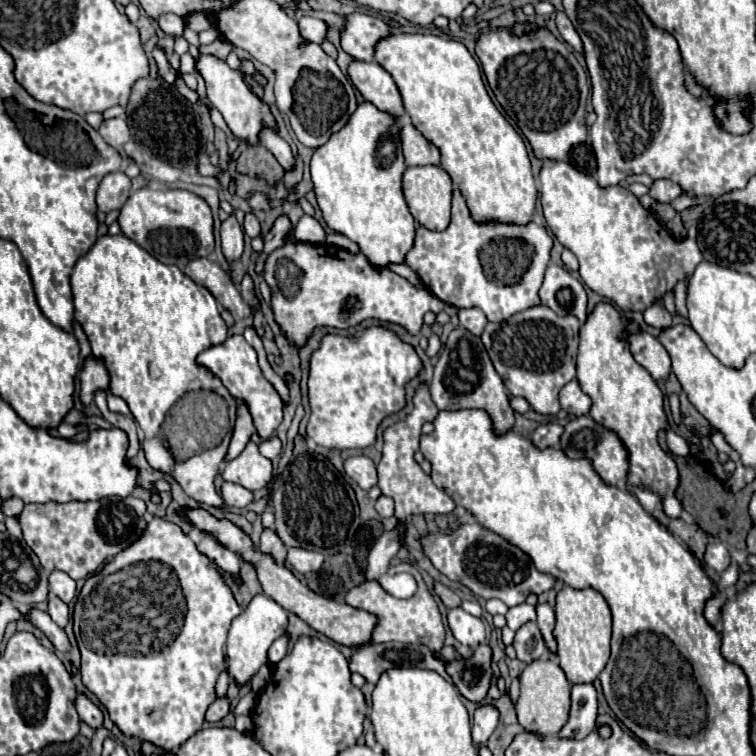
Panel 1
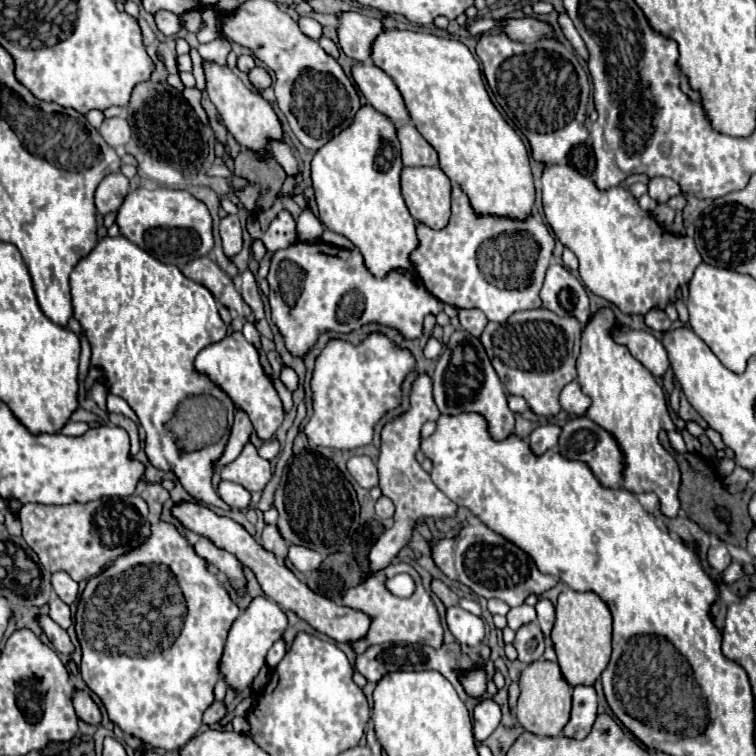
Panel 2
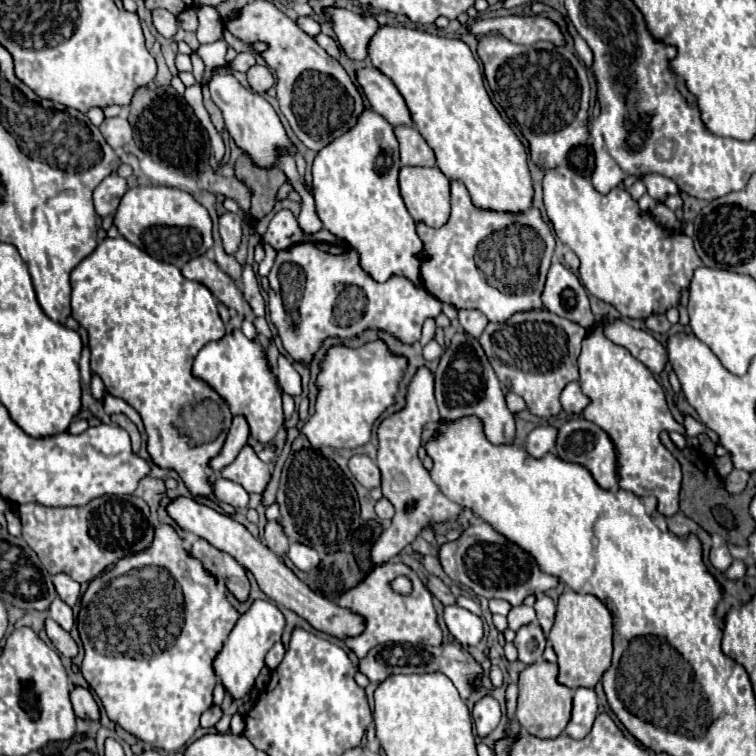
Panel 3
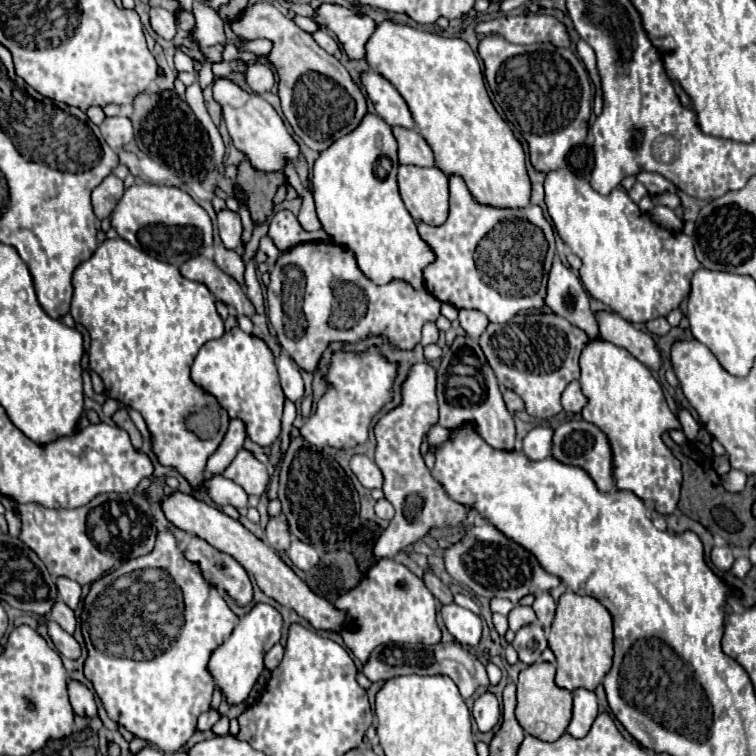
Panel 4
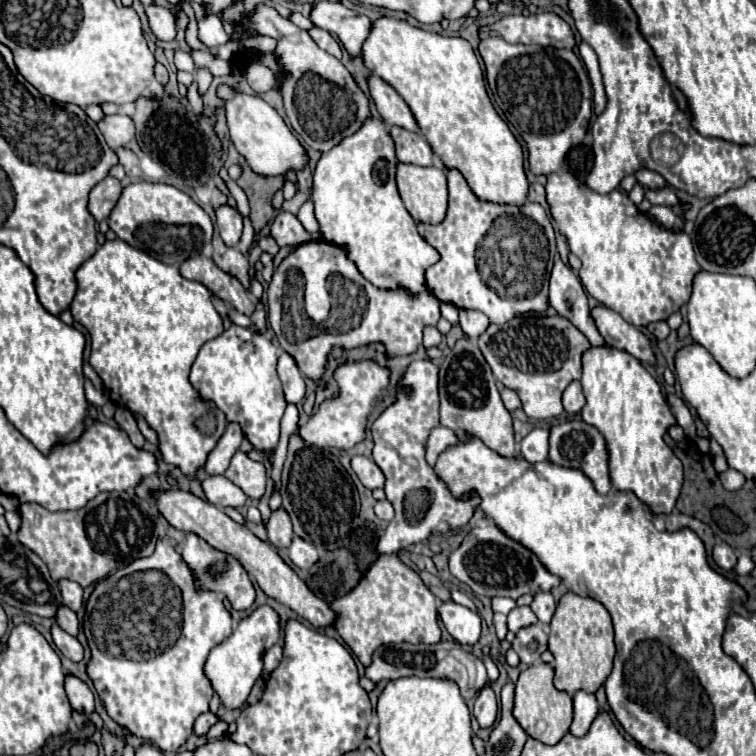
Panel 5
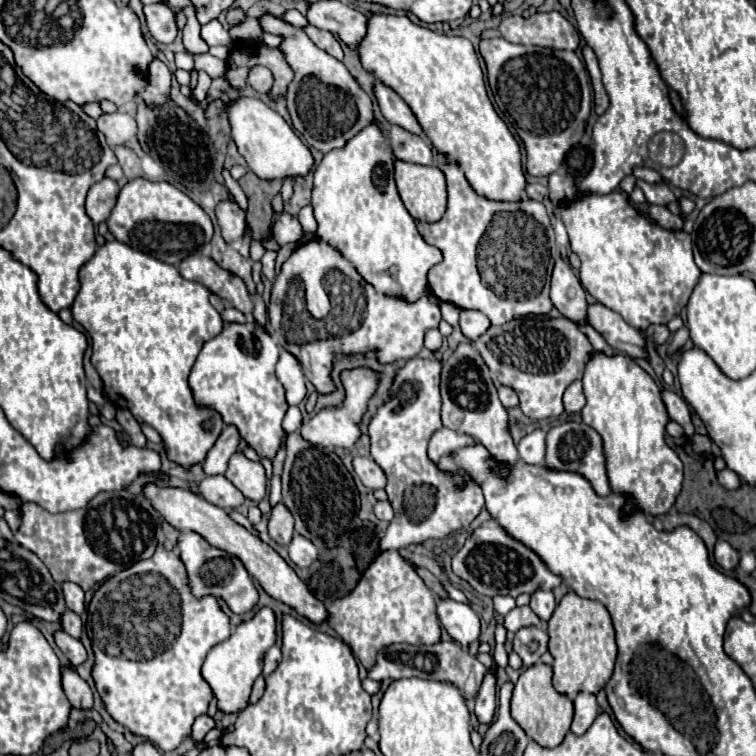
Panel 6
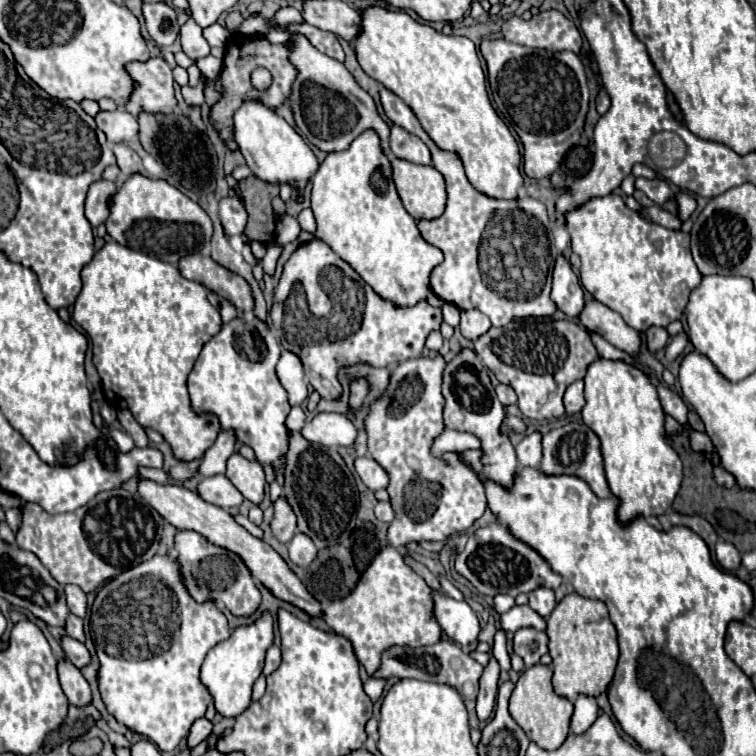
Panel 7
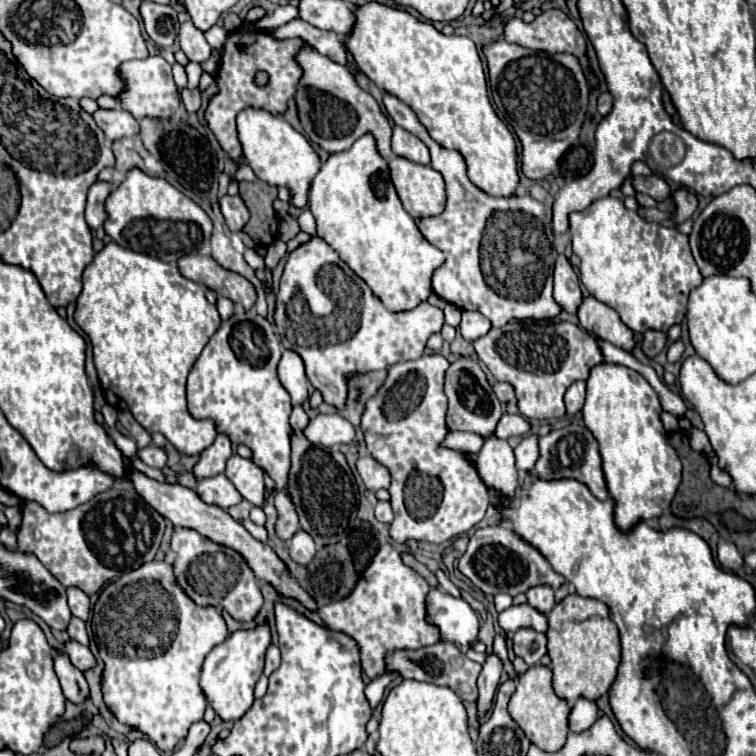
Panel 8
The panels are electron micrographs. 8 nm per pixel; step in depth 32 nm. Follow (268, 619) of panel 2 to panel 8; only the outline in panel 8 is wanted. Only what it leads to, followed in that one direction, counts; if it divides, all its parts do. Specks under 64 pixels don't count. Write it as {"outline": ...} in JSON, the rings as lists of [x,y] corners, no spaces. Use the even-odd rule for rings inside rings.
{"outline":[[[262,622],[250,630],[238,630],[230,634],[222,644],[212,648],[206,656],[200,676],[200,686],[222,720],[238,720],[254,702],[254,684],[264,668],[264,654],[272,642],[270,624]]]}

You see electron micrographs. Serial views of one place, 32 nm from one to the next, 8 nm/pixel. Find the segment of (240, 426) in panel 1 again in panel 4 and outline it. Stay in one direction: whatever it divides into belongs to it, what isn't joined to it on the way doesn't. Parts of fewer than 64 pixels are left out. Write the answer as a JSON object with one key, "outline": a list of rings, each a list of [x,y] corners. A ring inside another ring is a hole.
{"outline":[[[232,420],[228,426],[228,432],[220,444],[220,448],[208,458],[208,472],[210,474],[222,474],[224,468],[234,460],[238,450],[244,446],[246,440],[246,426],[242,420]]]}

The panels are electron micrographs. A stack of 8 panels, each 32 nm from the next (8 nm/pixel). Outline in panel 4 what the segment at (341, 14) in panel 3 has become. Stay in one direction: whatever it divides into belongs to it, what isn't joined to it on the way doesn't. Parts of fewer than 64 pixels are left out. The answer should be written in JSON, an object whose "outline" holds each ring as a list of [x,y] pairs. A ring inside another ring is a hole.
{"outline":[[[322,4],[314,14],[314,20],[320,26],[328,26],[336,34],[348,58],[364,58],[364,46],[376,30],[376,22],[370,16],[348,10],[338,4]]]}

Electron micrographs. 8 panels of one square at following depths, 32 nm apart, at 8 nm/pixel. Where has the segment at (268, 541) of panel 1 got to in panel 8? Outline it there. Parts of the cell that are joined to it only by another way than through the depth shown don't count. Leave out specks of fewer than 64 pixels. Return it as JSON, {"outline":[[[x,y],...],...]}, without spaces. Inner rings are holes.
{"outline":[[[280,490],[274,498],[274,506],[278,510],[278,518],[276,518],[276,524],[274,524],[276,536],[282,538],[282,540],[290,540],[296,534],[296,530],[300,528],[294,504],[290,502],[290,496],[284,490]]]}

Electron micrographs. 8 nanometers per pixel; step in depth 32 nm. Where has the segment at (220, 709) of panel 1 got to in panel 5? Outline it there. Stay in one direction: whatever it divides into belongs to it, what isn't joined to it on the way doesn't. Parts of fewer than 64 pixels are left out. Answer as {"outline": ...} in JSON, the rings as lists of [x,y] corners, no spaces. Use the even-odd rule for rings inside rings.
{"outline":[[[204,712],[204,714],[198,716],[198,720],[194,724],[194,732],[196,734],[206,734],[216,722],[218,722],[218,716],[214,712]]]}

